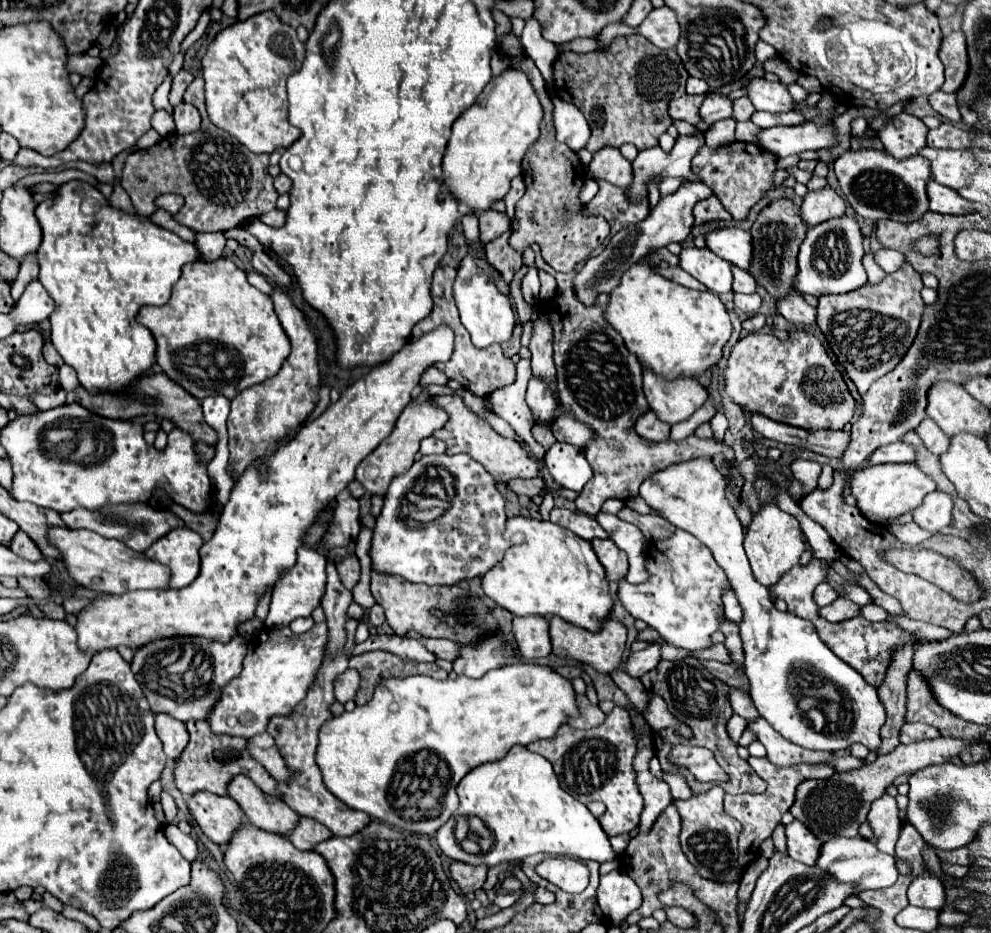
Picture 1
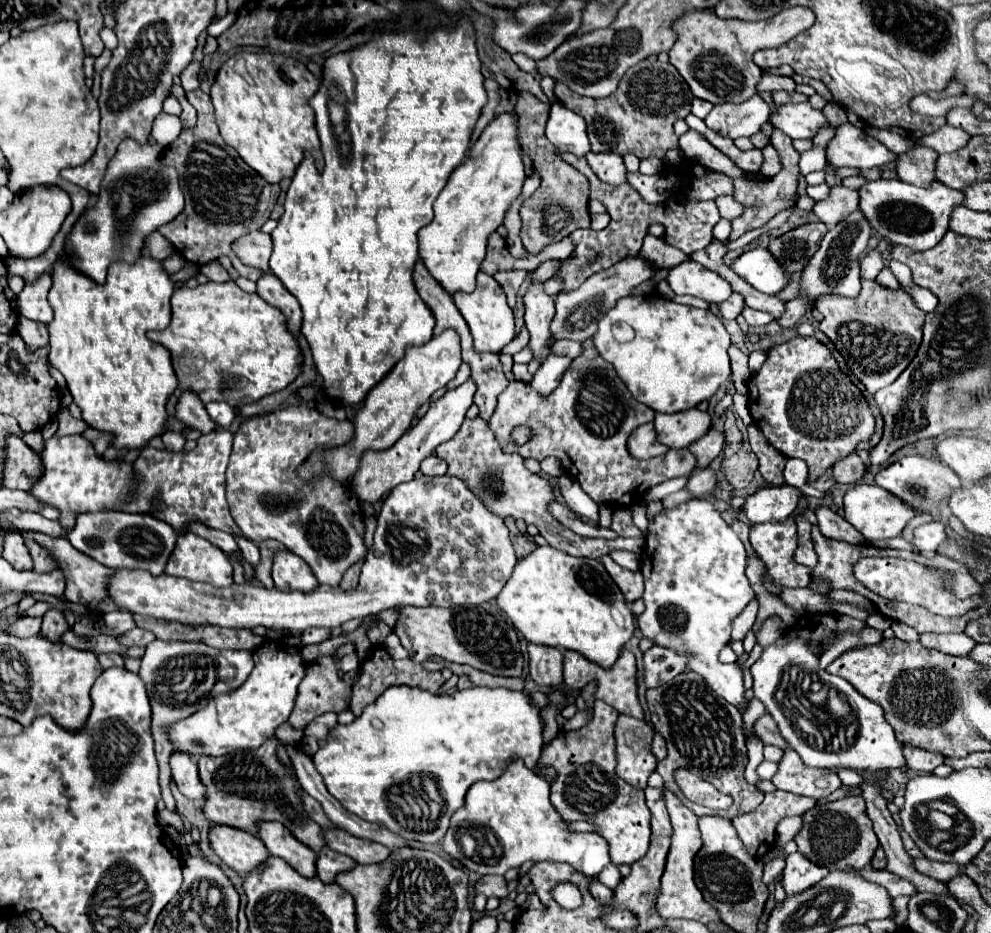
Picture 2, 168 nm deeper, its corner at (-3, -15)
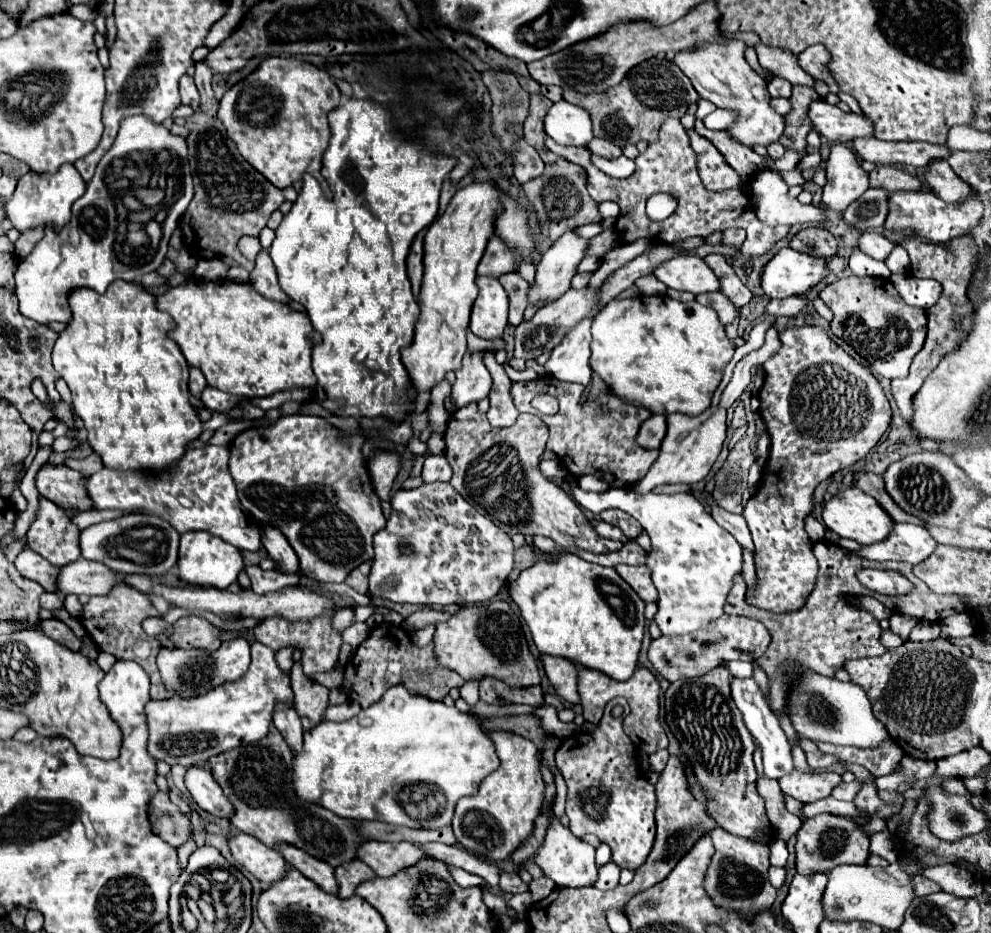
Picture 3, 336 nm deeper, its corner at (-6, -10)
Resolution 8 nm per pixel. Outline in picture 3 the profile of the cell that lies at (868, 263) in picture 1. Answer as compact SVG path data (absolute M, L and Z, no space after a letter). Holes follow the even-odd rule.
M869 230L869 232L863 232L863 234L861 234L857 246L859 246L865 254L869 254L871 258L875 258L875 260L885 260L885 258L891 254L891 250L893 250L895 244L893 244L891 240L887 240L883 234L879 234L879 232L875 232L875 230Z

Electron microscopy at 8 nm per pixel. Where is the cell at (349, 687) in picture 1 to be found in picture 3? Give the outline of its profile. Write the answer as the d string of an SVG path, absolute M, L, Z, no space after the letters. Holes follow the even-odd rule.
M325 610L321 616L317 616L309 622L289 622L281 616L275 616L275 618L269 618L267 622L261 622L253 630L253 634L255 634L257 642L269 646L275 652L285 648L285 646L301 650L303 672L305 672L305 676L311 676L315 672L325 672L325 670L335 668L335 662L337 662L337 656L339 656L339 646L343 644L343 640L341 640L341 632L333 630L331 622L333 622L333 614L329 610Z

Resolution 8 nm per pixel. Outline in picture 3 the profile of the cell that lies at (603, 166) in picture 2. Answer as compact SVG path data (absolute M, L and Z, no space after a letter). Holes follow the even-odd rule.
M593 138L589 142L589 150L595 152L595 154L599 154L599 156L605 156L605 158L617 158L617 156L621 156L621 148L615 146L607 138Z

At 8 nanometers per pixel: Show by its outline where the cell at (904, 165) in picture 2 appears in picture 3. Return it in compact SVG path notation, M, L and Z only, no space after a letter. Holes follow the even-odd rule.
M933 162L931 166L927 166L925 180L927 180L929 188L945 202L959 204L975 194L971 190L971 186L967 186L959 176L955 176L955 172L951 170L951 166L947 162Z

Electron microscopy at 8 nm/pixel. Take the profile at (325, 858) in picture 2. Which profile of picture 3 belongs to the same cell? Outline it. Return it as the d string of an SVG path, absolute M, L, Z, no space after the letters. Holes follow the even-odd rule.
M361 860L349 862L347 866L339 866L335 870L335 876L337 876L337 882L339 882L339 898L343 898L343 900L351 898L355 894L355 888L361 882L377 878L377 874L367 864L363 864Z

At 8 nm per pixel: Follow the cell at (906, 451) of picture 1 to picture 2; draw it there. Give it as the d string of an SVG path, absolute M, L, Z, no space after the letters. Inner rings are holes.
M902 457L896 463L888 465L886 469L878 471L876 475L876 485L892 491L894 495L900 495L900 499L904 499L906 503L912 503L912 507L926 511L926 513L934 513L938 509L938 503L948 497L952 493L952 489L960 487L960 477L946 465L940 465L928 457Z

